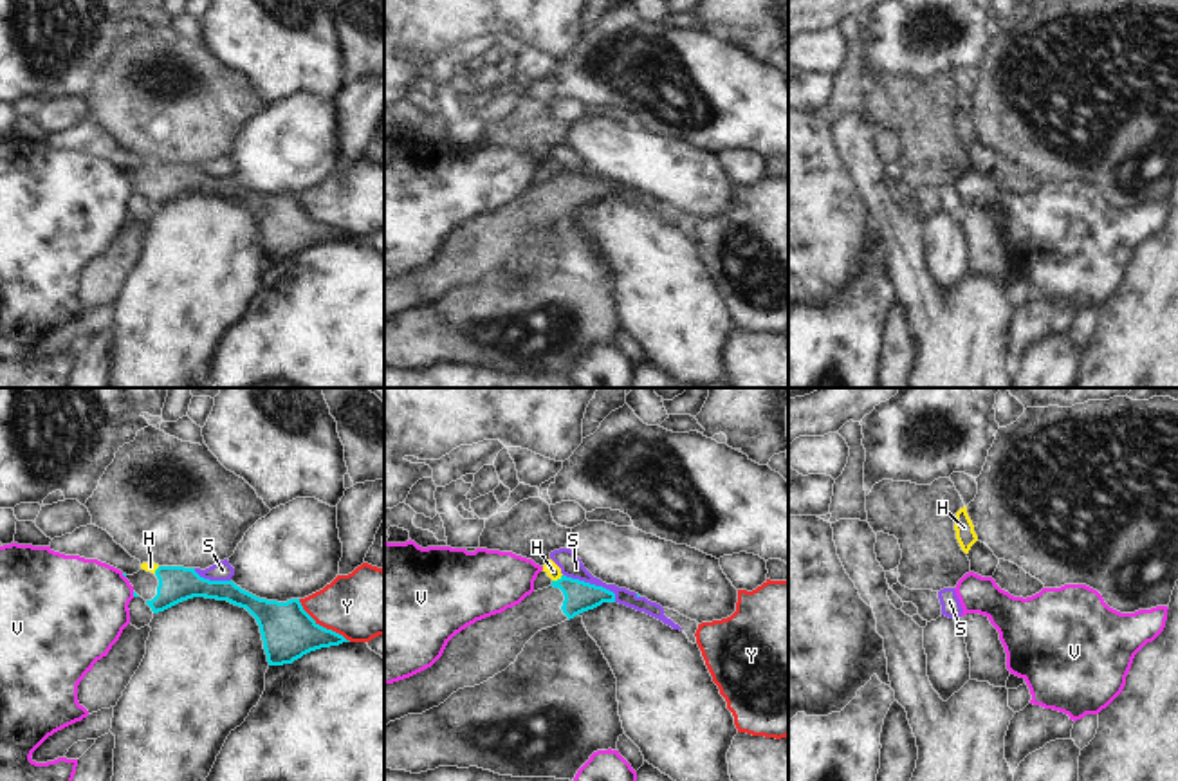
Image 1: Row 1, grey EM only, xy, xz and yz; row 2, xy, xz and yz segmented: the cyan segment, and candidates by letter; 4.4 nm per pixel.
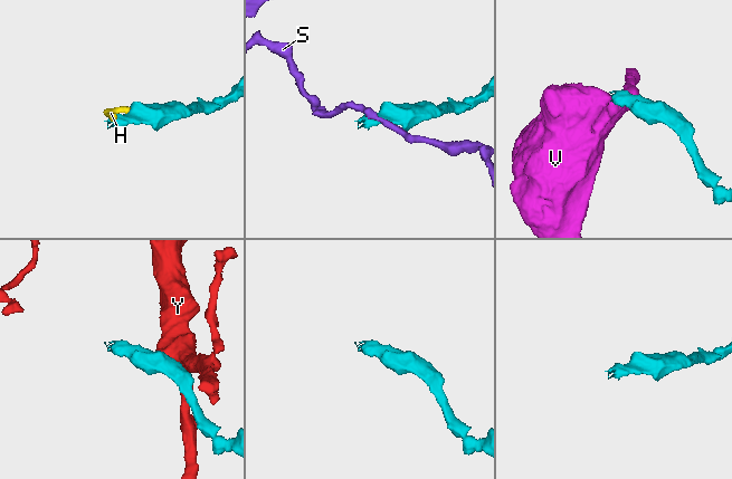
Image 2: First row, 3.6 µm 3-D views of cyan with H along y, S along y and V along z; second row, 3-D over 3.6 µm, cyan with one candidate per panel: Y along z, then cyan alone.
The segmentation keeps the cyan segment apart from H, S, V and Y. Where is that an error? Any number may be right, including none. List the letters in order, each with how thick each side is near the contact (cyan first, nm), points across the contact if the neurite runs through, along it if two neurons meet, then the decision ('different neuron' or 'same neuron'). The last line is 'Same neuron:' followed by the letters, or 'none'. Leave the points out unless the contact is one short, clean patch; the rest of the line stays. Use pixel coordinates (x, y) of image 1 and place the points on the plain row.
H: calibres 140 and 70 nm; border xz (561, 170), (552, 177); different neuron
S: calibres 140 and 100 nm; border xz (563, 170), (608, 184), (616, 197); different neuron
V: calibres 20 and 440 nm; border xy (132, 188), (134, 192); different neuron
Y: calibres 240 and 300 nm; border xy (298, 195), (320, 220), (350, 237); different neuron
Same neuron: none

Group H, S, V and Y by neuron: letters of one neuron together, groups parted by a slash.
H / S / V / Y

